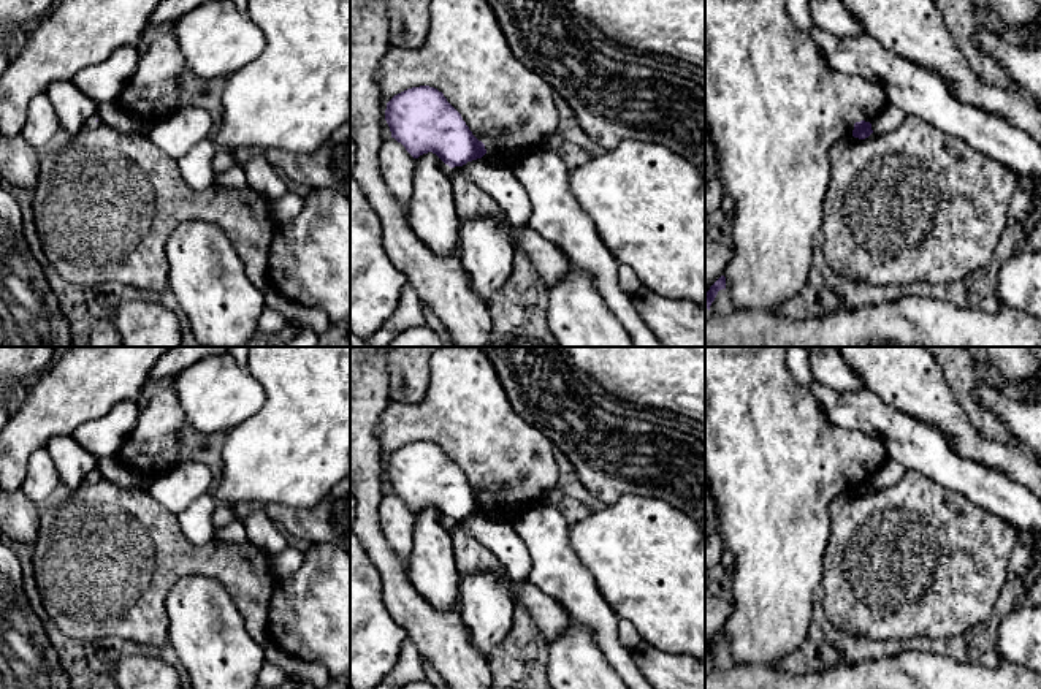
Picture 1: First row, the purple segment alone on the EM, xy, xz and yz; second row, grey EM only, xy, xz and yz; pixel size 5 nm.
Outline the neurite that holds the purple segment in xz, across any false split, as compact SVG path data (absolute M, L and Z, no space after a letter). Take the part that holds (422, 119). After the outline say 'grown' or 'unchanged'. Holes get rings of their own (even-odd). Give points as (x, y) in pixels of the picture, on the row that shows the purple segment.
M429 86L395 95L387 103L385 120L391 138L414 158L433 152L455 168L486 154L485 144L472 135L461 114Z; unchanged

